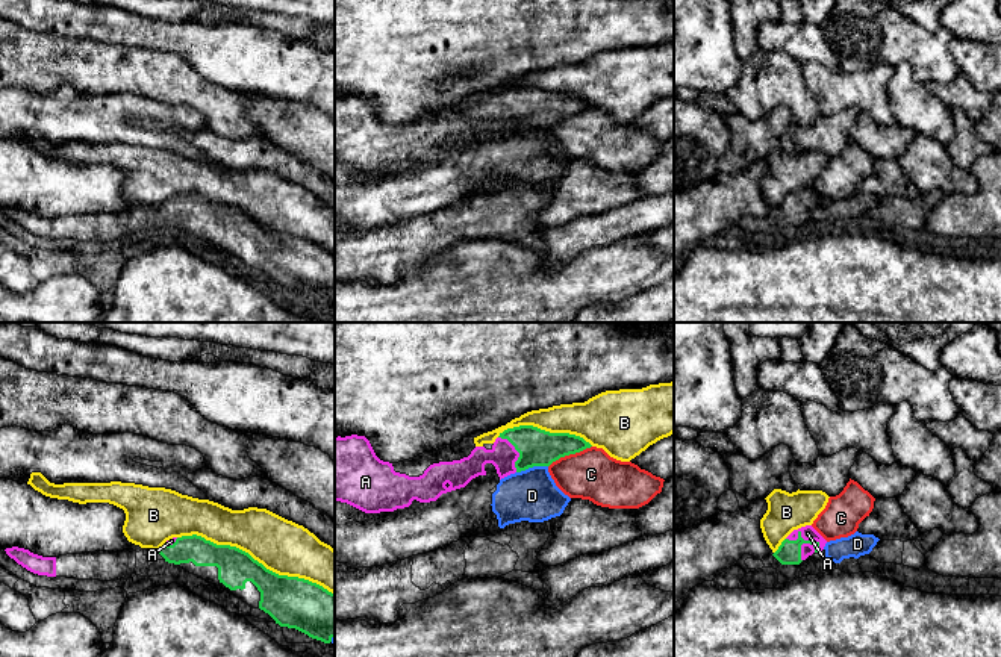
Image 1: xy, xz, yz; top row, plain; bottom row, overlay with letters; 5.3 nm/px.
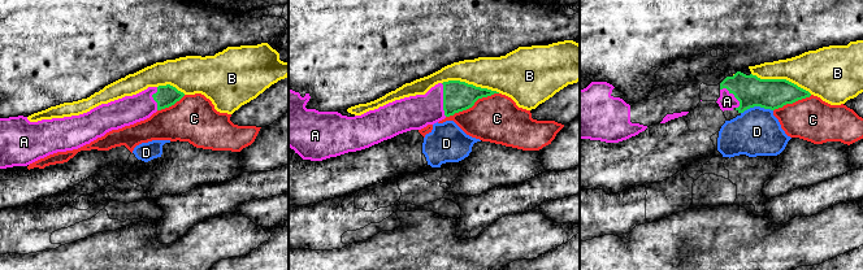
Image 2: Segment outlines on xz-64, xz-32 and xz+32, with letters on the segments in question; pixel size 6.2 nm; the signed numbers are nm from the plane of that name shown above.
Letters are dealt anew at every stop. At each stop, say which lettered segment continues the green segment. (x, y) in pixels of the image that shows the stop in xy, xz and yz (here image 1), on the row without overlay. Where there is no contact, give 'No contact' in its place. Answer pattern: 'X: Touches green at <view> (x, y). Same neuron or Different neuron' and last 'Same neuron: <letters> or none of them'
A: Touches green at yz (806, 202). Same neuron
B: Touches green at xy (256, 221). Different neuron
C: Touches green at xz (570, 114). Different neuron
D: Touches green at xz (532, 127). Different neuron
Same neuron: A

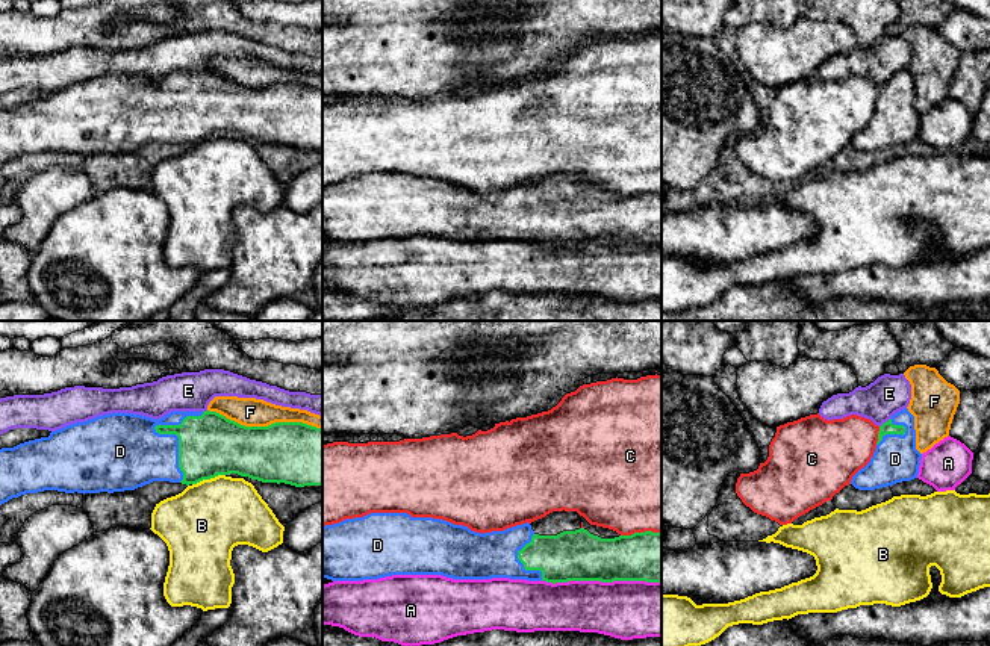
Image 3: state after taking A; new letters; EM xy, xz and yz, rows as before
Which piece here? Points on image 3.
A: Touches green at xz (601, 242). Different neuron
B: Touches green at xy (208, 139). Different neuron
C: Touches green at yz (878, 97). Different neuron
D: Touches green at xy (164, 94). Same neuron
E: Touches green at yz (884, 83). Different neuron
F: Touches green at xy (265, 88). Different neuron
Same neuron: D

